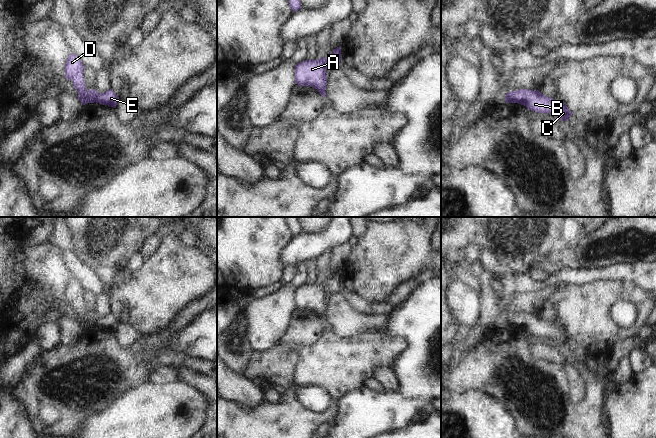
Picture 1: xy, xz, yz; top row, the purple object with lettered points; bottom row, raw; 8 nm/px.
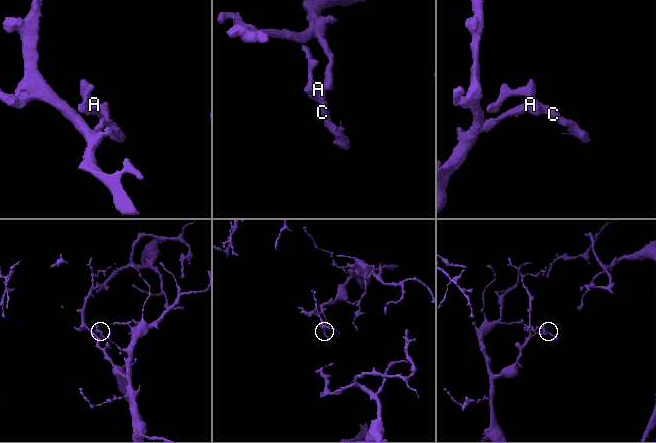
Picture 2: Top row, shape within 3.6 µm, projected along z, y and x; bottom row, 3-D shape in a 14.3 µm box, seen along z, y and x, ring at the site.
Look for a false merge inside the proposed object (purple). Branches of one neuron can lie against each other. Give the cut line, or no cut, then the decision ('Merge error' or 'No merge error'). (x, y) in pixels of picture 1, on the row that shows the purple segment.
Split along yz (508, 93), (515, 102). Merge error.

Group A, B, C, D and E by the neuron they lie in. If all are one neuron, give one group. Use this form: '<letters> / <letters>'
A B C D / E

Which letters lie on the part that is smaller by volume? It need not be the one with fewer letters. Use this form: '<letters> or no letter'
A, B, C, D

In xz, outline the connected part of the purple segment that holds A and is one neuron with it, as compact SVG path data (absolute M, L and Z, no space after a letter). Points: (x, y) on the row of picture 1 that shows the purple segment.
M304 60L295 66L295 83L301 86L311 86L319 94L326 95L327 72L324 64L319 60Z

